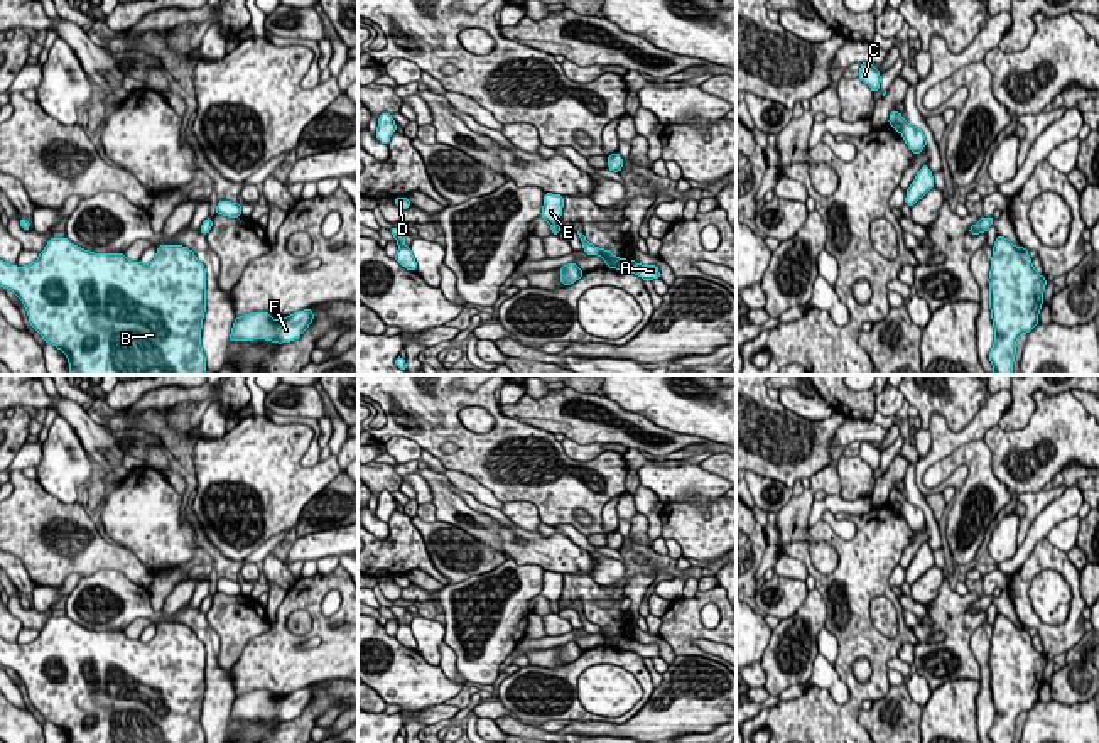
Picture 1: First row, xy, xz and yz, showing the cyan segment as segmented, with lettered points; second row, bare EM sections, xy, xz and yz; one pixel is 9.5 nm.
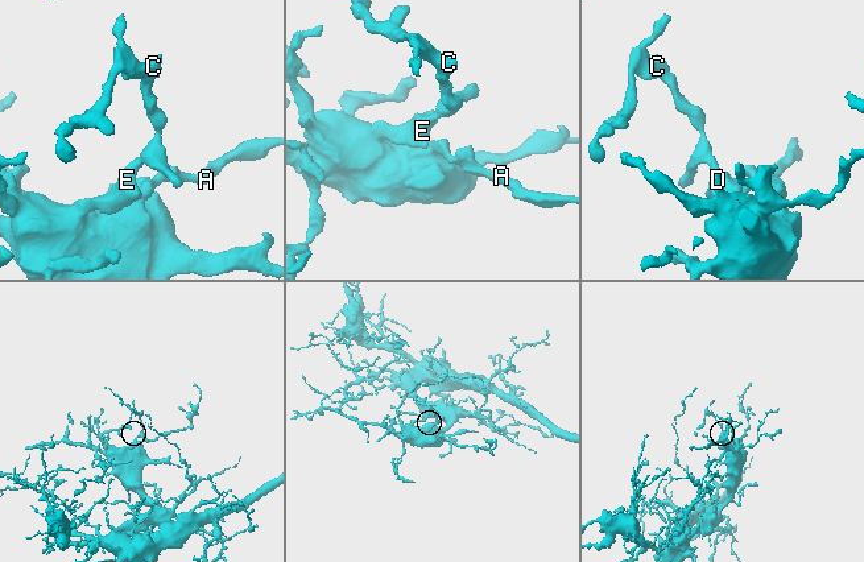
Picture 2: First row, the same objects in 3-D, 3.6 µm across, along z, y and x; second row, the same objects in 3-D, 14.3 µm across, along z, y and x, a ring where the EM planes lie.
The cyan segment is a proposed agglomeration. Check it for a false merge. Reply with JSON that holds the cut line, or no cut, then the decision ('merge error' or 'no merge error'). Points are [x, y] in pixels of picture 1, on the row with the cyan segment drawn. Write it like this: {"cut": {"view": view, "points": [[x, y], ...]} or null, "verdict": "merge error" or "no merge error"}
{"cut": null, "verdict": "no merge error"}

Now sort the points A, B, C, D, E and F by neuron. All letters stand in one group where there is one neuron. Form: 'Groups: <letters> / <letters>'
Groups: A B C D E F

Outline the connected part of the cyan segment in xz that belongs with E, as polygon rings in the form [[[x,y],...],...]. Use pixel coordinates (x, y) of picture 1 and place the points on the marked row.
[[[545,193],[544,194],[544,208],[540,216],[550,223],[552,235],[559,235],[560,216],[564,208],[564,198],[560,194]]]

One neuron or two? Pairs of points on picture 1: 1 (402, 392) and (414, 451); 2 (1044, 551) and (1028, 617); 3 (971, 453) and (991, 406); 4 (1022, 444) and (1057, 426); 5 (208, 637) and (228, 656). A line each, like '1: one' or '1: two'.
1: two
2: one
3: two
4: one
5: two

